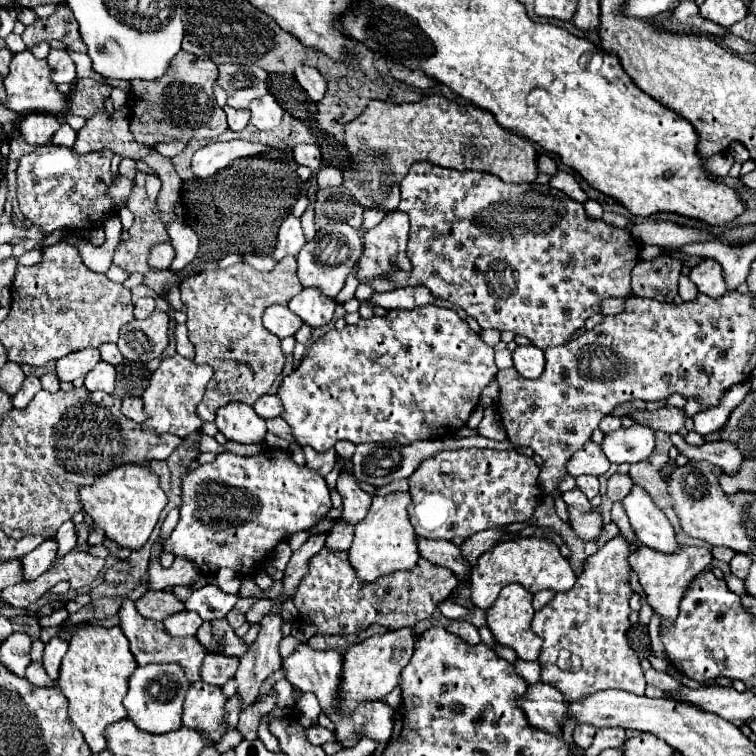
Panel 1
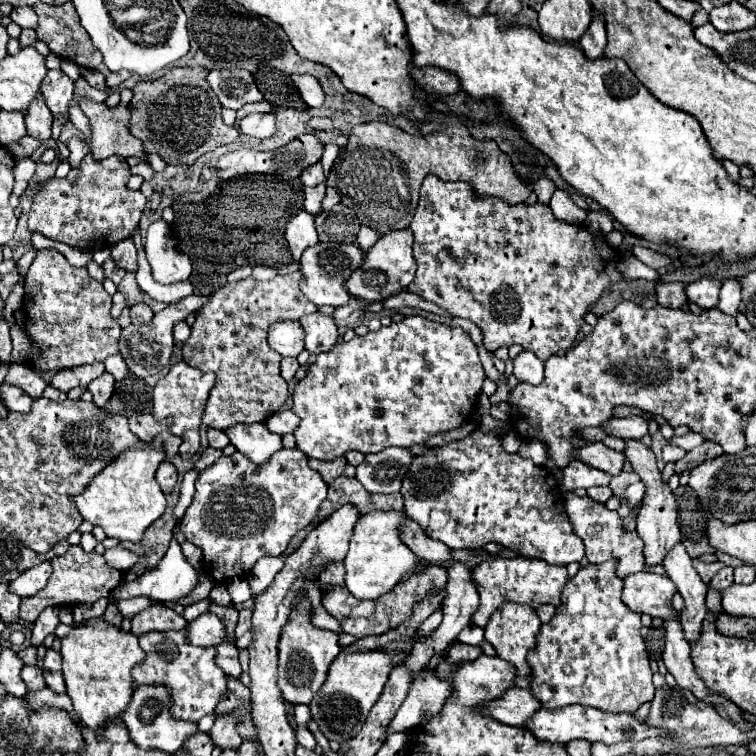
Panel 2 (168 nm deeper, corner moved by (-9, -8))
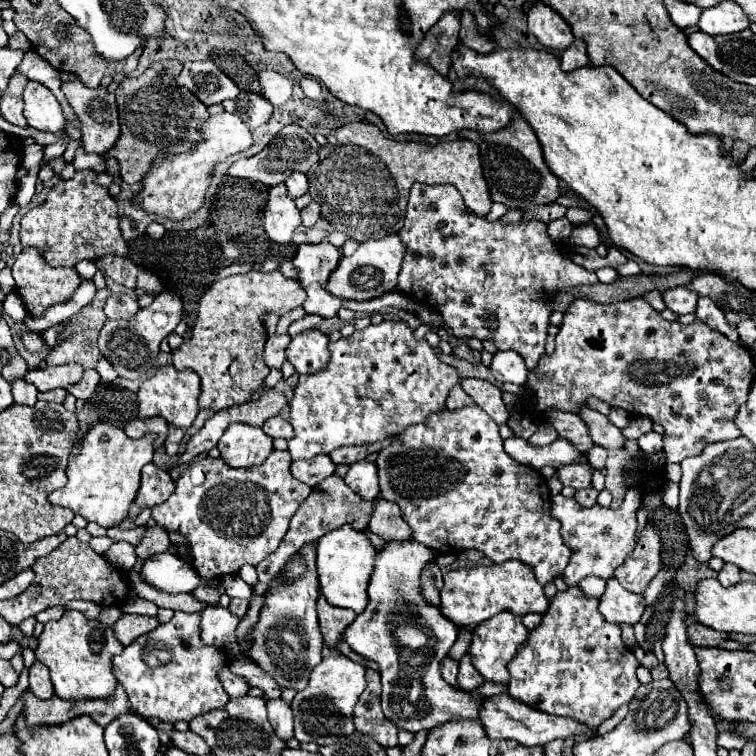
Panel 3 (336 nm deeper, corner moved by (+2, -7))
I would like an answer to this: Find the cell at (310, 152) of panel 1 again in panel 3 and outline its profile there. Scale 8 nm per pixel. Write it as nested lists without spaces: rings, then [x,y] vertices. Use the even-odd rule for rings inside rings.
[[[293,173],[289,175],[289,179],[285,179],[285,185],[287,185],[287,195],[291,199],[297,199],[301,195],[307,193],[307,177],[303,173]]]

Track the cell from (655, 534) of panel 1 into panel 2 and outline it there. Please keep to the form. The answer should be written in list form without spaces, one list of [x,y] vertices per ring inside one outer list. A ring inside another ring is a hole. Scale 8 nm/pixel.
[[[676,544],[662,562],[666,574],[674,580],[678,592],[682,594],[686,606],[680,612],[682,628],[686,640],[696,640],[702,628],[702,620],[706,616],[706,590],[708,586],[702,582],[700,574],[692,566],[692,558],[688,556],[684,544]]]

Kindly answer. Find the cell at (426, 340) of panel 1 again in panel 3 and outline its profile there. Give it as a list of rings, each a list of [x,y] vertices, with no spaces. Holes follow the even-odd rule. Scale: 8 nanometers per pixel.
[[[383,321],[381,325],[369,325],[363,331],[355,331],[351,337],[343,337],[331,343],[329,367],[315,375],[301,375],[295,387],[291,407],[291,425],[295,437],[289,439],[289,455],[297,459],[313,459],[315,455],[327,455],[343,445],[377,443],[397,435],[401,429],[423,423],[431,413],[445,409],[449,389],[459,383],[457,371],[451,365],[439,361],[439,355],[427,345],[425,339],[417,341],[413,329],[405,321]]]

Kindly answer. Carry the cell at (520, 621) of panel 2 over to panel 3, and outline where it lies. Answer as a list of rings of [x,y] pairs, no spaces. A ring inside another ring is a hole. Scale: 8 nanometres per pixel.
[[[503,611],[499,615],[495,615],[493,619],[487,619],[485,623],[477,625],[473,629],[473,639],[469,643],[469,655],[473,659],[475,669],[485,677],[485,681],[493,681],[493,683],[509,683],[509,671],[507,671],[507,663],[515,657],[517,649],[527,643],[529,631],[527,627],[521,623],[521,617],[511,615],[509,611]]]

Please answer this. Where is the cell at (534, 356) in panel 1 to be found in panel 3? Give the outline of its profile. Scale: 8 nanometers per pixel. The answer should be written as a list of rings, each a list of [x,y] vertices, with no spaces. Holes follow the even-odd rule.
[[[497,351],[489,369],[497,381],[515,383],[515,385],[525,385],[529,373],[525,361],[513,351]]]

